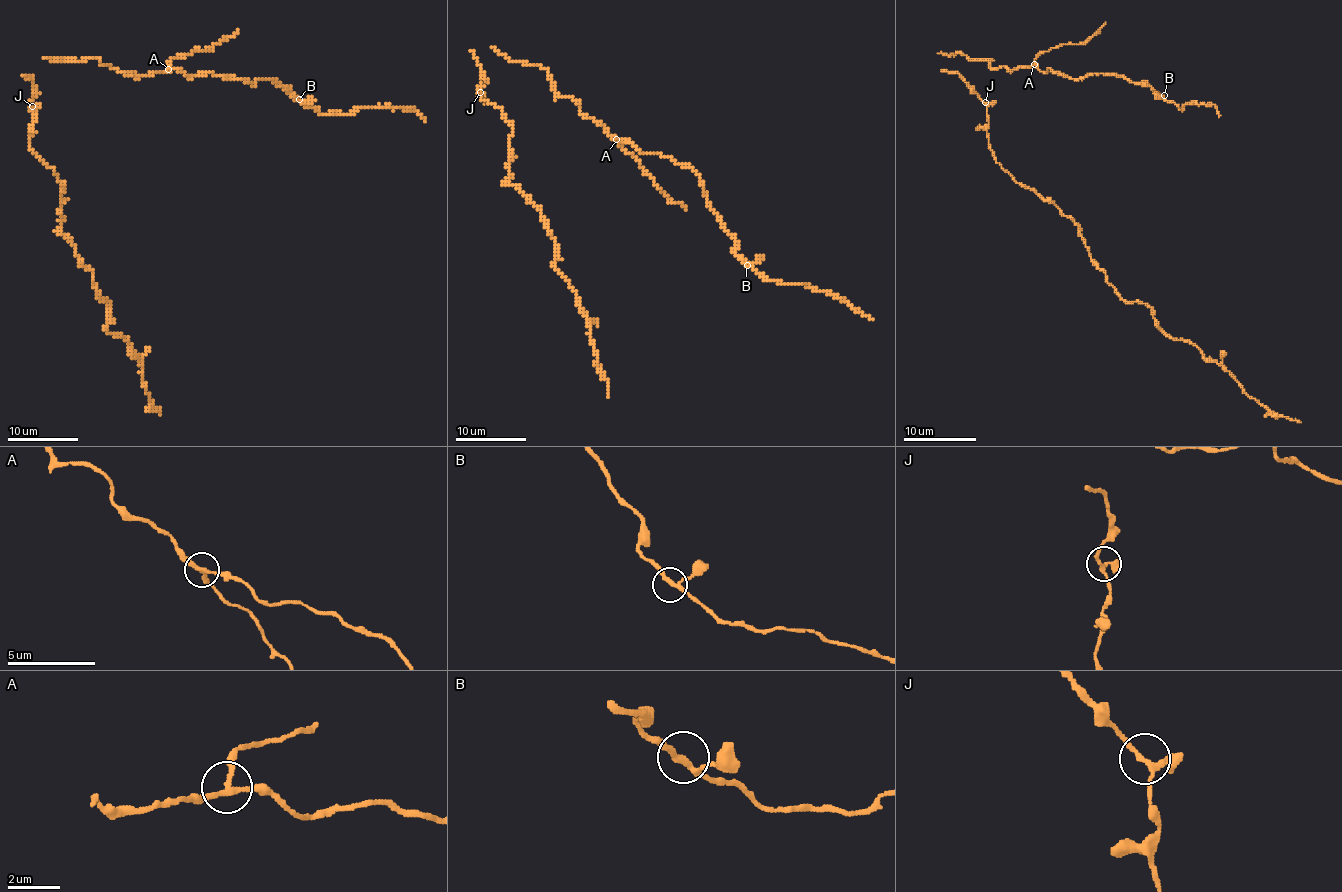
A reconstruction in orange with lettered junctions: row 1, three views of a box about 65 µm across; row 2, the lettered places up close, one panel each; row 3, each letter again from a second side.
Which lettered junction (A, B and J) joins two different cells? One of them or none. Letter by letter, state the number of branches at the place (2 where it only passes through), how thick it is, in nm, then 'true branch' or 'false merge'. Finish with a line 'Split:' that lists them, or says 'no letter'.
A: 3 | 190 nm | false merge
B: 3 | 200 nm | true branch
J: 3 | 180 nm | true branch
Split: A

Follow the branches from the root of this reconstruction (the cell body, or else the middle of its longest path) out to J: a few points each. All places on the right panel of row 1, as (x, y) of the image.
J: (948, 71), (956, 71), (985, 102)

